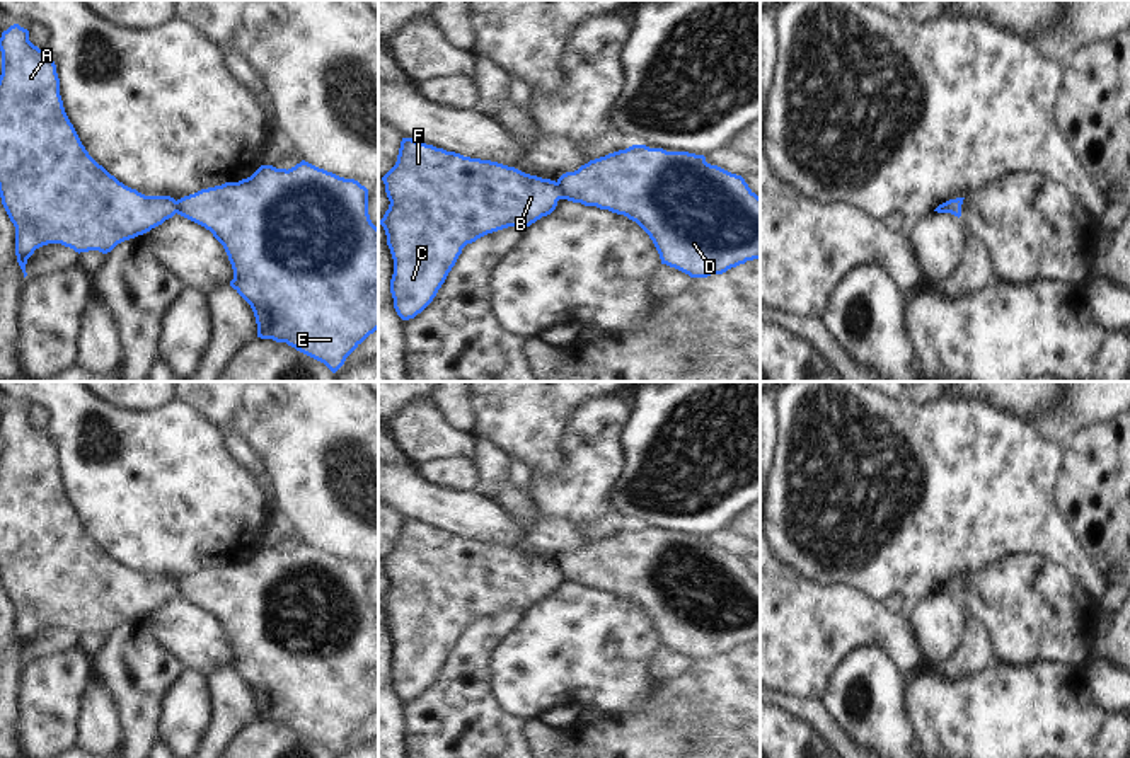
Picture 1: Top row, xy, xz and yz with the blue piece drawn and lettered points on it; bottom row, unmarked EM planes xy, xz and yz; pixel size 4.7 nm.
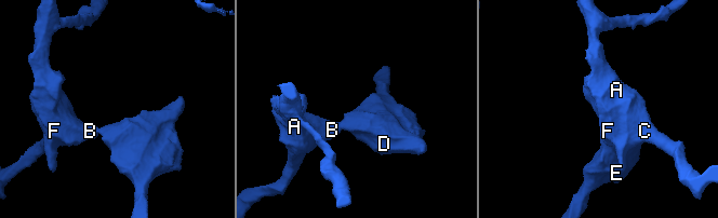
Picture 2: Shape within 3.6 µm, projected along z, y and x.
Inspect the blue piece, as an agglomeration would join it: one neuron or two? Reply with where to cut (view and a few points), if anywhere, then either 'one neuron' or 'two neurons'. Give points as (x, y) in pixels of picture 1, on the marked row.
cut in xz along (556, 183), (556, 193), (561, 198); two neurons

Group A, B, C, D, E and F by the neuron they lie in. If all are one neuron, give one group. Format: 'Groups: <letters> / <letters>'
Groups: A B C F / D E

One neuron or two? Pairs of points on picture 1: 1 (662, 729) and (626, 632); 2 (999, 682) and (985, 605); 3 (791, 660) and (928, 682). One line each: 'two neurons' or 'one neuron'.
1: two neurons
2: two neurons
3: two neurons

